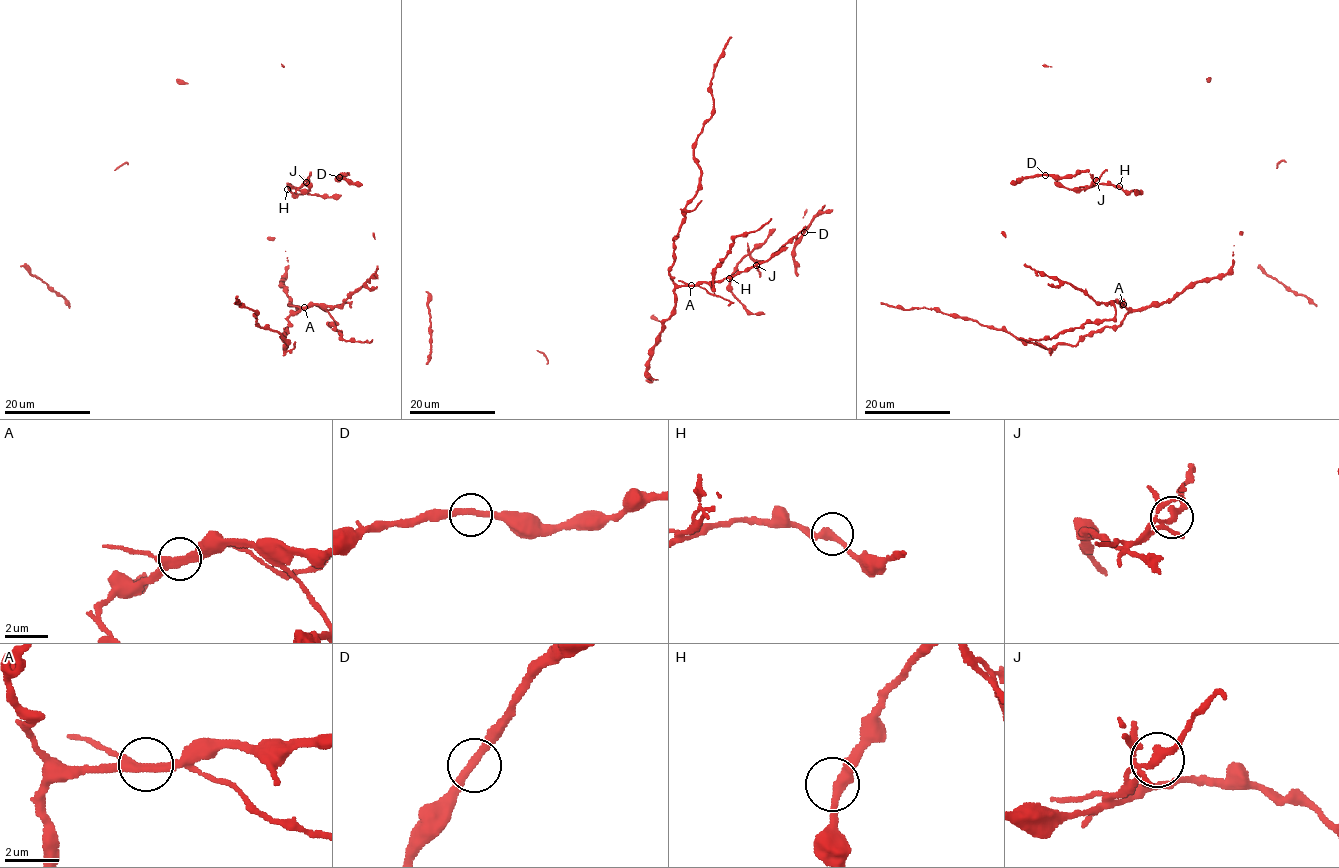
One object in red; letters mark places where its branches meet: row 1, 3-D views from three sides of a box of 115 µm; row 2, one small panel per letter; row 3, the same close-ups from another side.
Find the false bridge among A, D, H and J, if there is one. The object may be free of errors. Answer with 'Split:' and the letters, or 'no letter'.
Split: A

